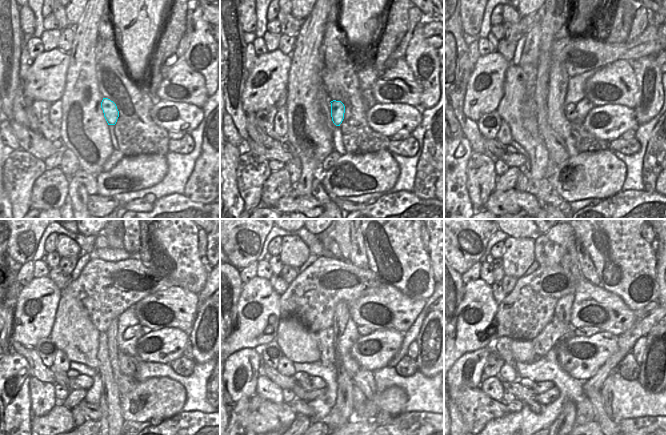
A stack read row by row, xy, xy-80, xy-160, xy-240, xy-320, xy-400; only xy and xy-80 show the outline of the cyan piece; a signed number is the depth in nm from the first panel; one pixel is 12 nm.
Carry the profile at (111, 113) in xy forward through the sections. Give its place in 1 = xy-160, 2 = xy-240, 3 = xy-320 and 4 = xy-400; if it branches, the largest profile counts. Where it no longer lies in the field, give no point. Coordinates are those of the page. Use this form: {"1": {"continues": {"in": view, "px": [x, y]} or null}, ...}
{"1": {"continues": {"in": "xy-160", "px": [569, 108]}}, "2": {"continues": {"in": "xy-240", "px": [130, 332]}}, "3": {"continues": {"in": "xy-320", "px": [363, 330]}}, "4": {"continues": {"in": "xy-400", "px": [586, 331]}}}

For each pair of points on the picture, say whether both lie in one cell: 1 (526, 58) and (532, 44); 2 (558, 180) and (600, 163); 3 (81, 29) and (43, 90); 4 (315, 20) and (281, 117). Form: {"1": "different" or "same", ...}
{"1": "same", "2": "same", "3": "different", "4": "different"}

